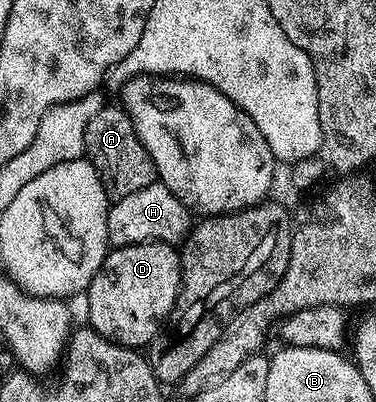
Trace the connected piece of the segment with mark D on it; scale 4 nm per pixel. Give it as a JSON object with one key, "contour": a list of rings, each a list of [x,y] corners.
{"contour":[[[128,243],[125,247],[113,247],[101,262],[101,267],[93,274],[89,282],[88,326],[98,335],[110,339],[113,343],[122,343],[124,347],[145,349],[145,346],[157,335],[161,322],[172,316],[177,295],[181,291],[181,253],[171,243]]]}

